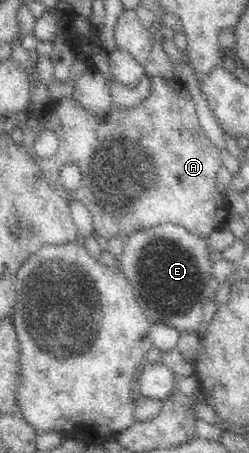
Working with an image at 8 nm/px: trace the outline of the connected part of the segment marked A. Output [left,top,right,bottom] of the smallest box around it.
[20,75,232,244]

